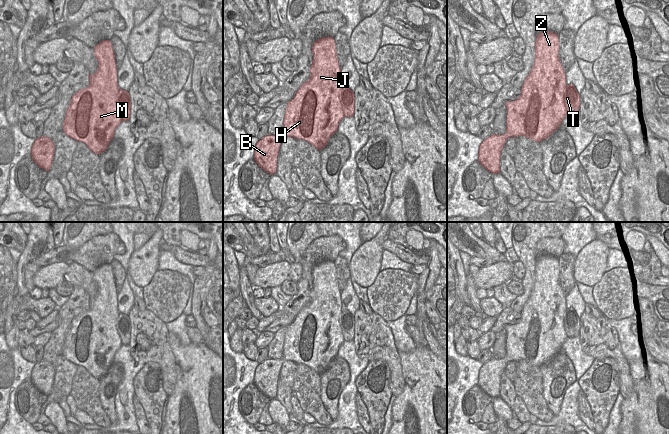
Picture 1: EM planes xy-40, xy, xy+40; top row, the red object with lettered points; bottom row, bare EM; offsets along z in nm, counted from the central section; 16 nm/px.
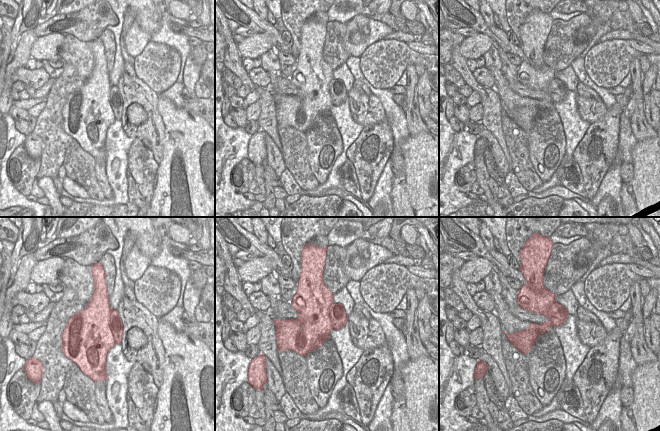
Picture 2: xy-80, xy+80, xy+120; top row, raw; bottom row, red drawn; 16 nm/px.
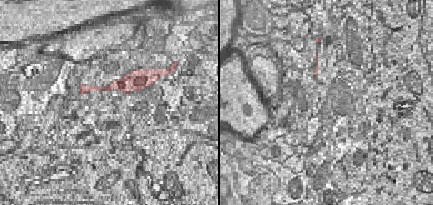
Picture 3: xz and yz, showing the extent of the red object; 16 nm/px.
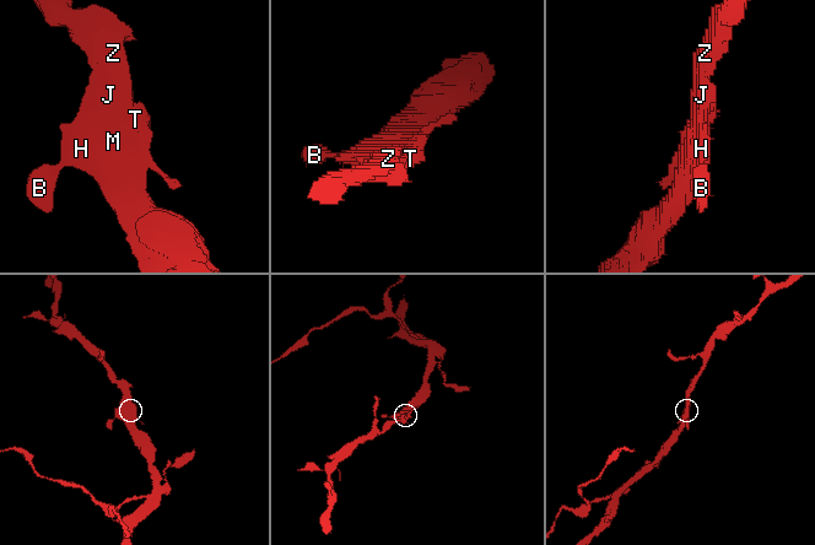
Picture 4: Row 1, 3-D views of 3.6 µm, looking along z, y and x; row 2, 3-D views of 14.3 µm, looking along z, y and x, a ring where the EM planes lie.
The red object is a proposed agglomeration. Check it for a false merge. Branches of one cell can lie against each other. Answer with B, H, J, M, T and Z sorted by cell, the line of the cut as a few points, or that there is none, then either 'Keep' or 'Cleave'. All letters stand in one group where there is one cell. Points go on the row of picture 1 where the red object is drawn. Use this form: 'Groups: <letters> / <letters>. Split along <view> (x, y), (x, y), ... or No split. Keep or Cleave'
Groups: B H J M T Z. No split. Keep.

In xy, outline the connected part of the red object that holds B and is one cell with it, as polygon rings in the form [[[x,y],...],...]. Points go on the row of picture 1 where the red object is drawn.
[[[322,37],[316,40],[312,46],[312,53],[310,78],[299,87],[295,96],[287,103],[283,133],[281,135],[268,134],[256,143],[254,160],[270,175],[276,174],[277,157],[285,136],[305,140],[320,151],[328,144],[330,137],[337,132],[341,120],[344,117],[354,116],[354,92],[348,86],[342,86],[341,67],[334,38]]]

